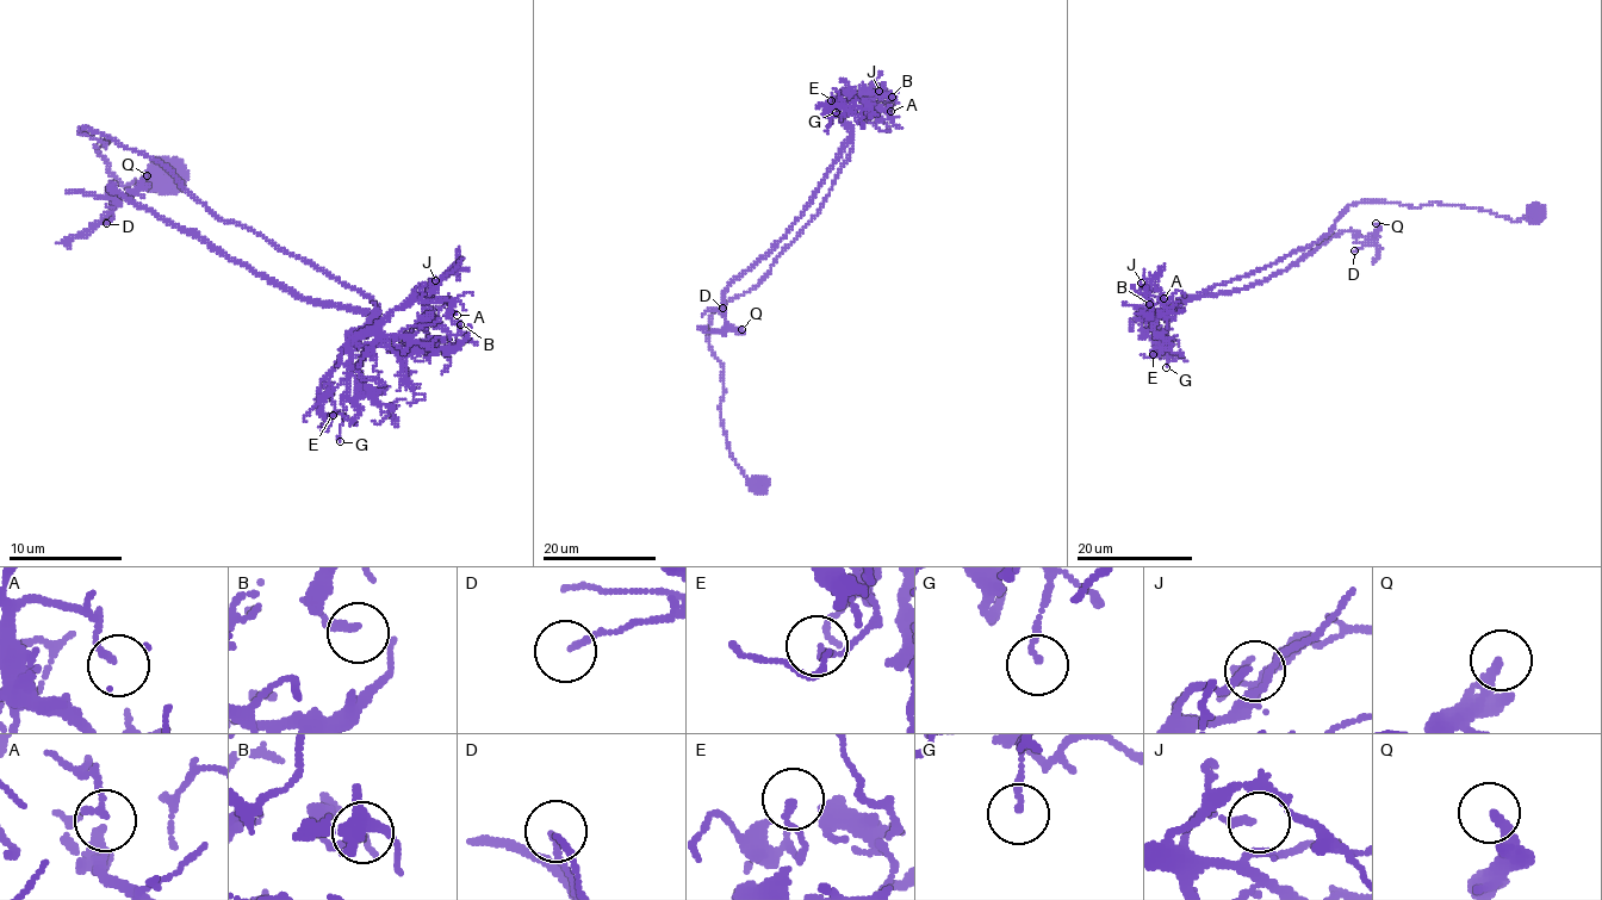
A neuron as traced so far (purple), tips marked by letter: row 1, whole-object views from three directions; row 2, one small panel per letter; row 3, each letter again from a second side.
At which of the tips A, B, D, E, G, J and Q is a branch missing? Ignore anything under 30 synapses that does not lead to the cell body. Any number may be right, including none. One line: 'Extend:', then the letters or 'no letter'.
Extend: no letter

